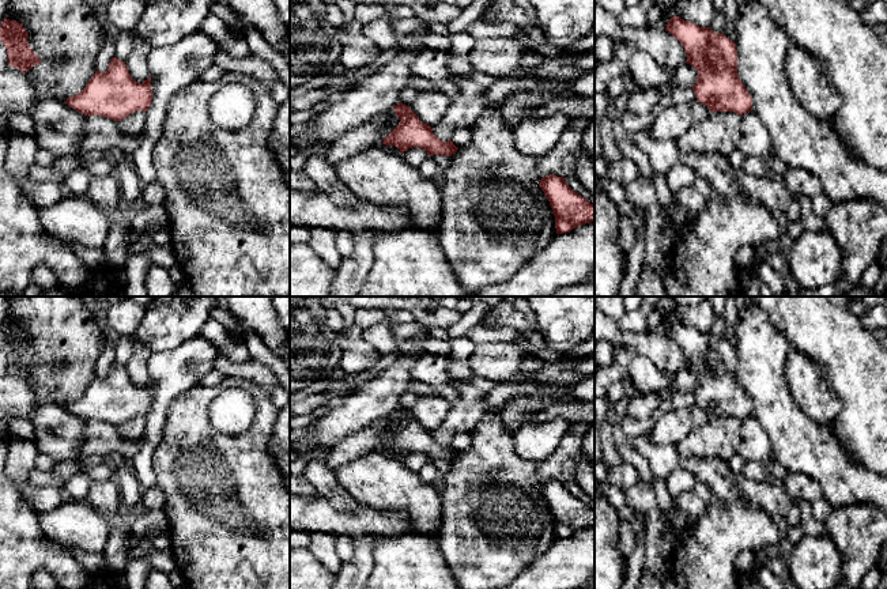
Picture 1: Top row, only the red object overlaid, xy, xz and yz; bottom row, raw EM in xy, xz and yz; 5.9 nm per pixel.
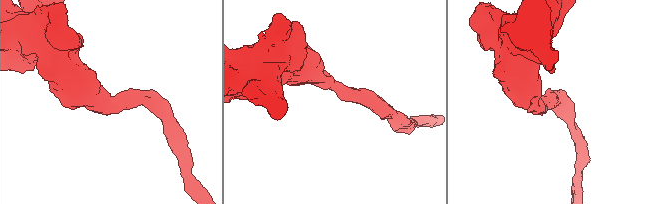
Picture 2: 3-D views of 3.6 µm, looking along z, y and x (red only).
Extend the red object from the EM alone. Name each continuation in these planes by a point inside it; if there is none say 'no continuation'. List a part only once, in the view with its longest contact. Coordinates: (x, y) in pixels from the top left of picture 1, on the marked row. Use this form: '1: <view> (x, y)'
no continuation

